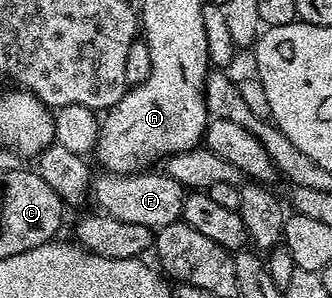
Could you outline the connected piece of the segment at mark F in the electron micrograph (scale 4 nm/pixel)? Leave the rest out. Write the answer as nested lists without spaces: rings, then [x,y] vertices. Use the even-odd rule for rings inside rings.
[[[156,170],[135,174],[102,173],[91,184],[91,198],[109,217],[131,224],[143,224],[152,230],[180,221],[185,188],[173,177]]]

